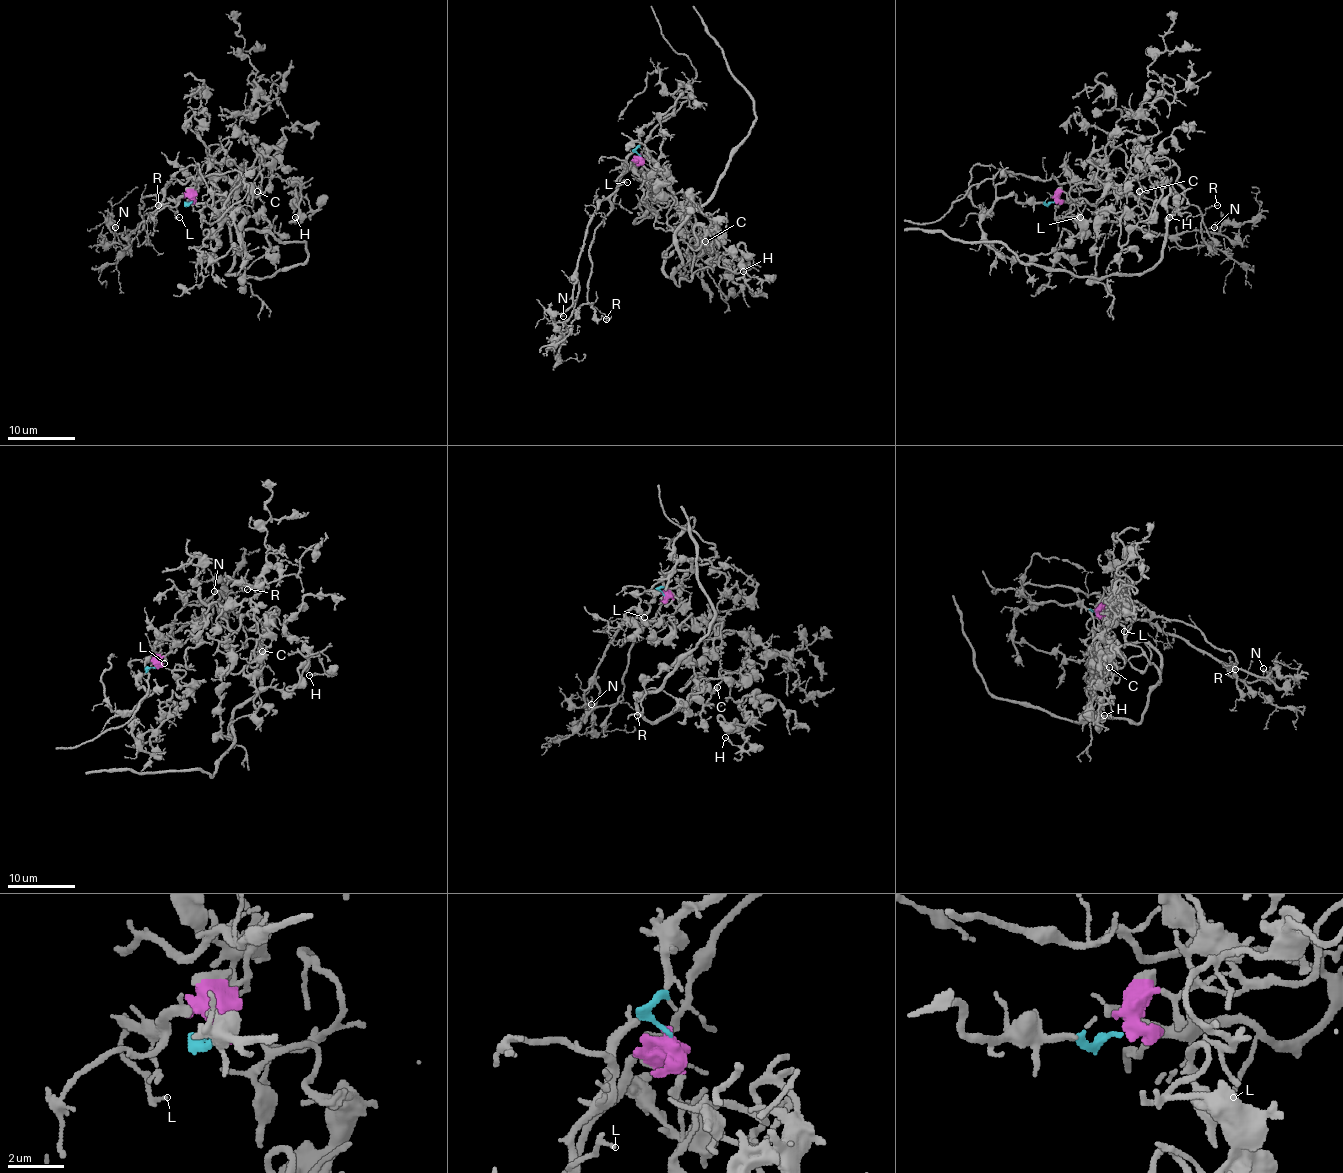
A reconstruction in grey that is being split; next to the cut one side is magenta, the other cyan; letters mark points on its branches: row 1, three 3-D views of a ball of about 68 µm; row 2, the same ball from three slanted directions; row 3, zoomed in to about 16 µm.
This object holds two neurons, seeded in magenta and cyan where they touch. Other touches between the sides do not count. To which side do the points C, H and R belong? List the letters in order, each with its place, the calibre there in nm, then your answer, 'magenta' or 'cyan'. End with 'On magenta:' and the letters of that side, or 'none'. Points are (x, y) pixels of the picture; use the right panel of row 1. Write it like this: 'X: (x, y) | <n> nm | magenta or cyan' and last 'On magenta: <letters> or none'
C: (1139, 191) | 120 nm | magenta
H: (1169, 217) | 90 nm | magenta
R: (1217, 205) | 110 nm | cyan
On magenta: C, H

